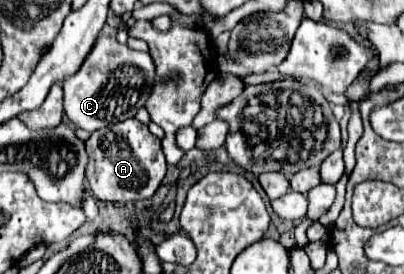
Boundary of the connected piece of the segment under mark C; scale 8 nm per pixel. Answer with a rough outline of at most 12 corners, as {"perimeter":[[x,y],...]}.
{"perimeter":[[99,36],[63,82],[65,114],[95,132],[133,118],[155,78],[147,52]]}

